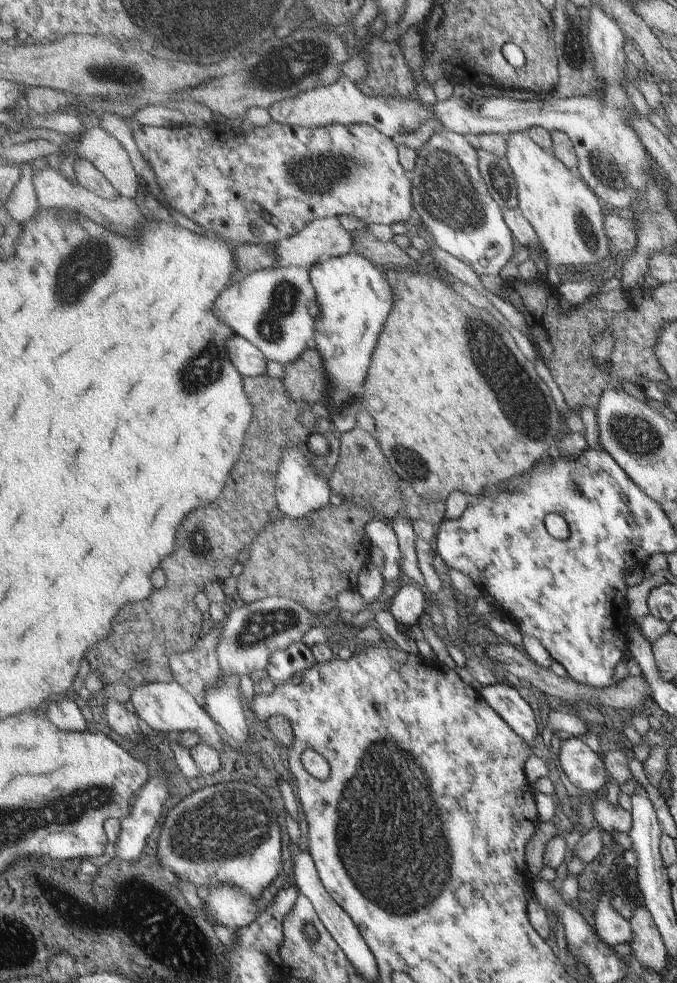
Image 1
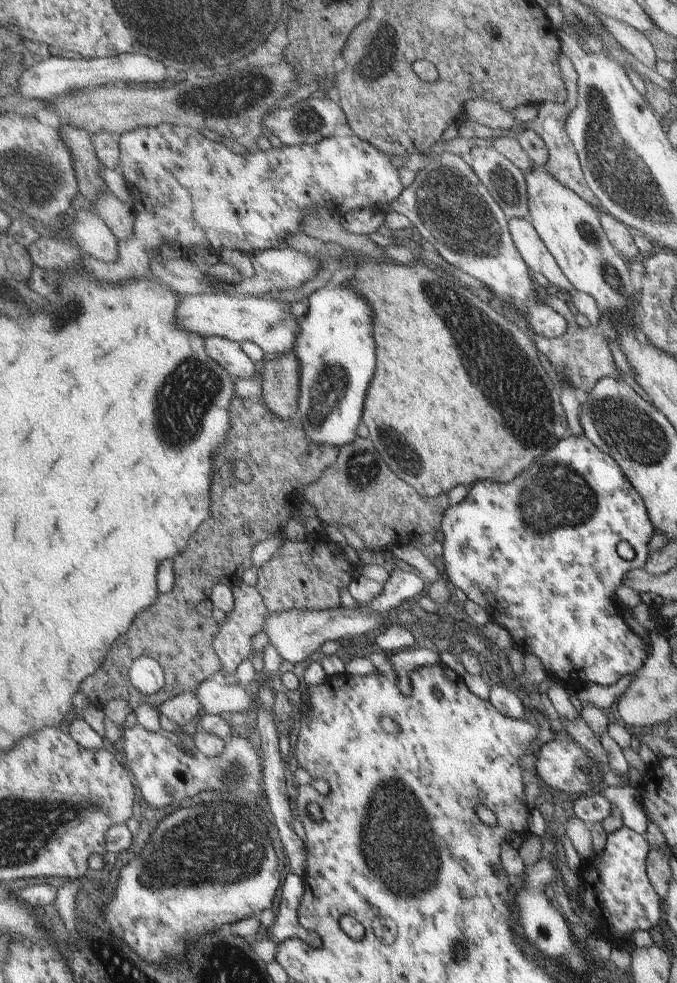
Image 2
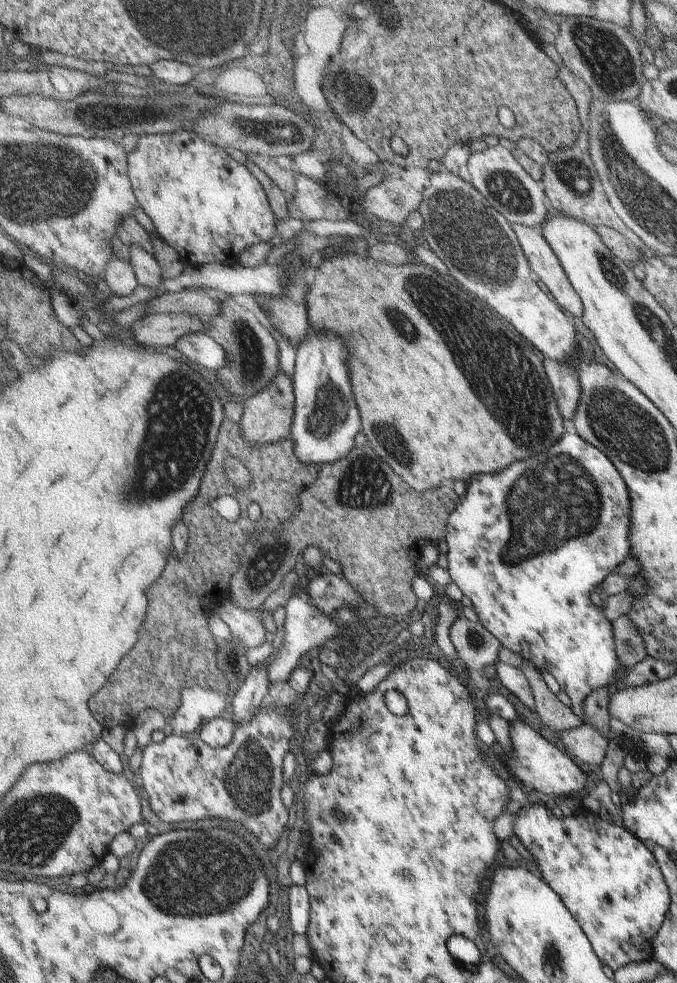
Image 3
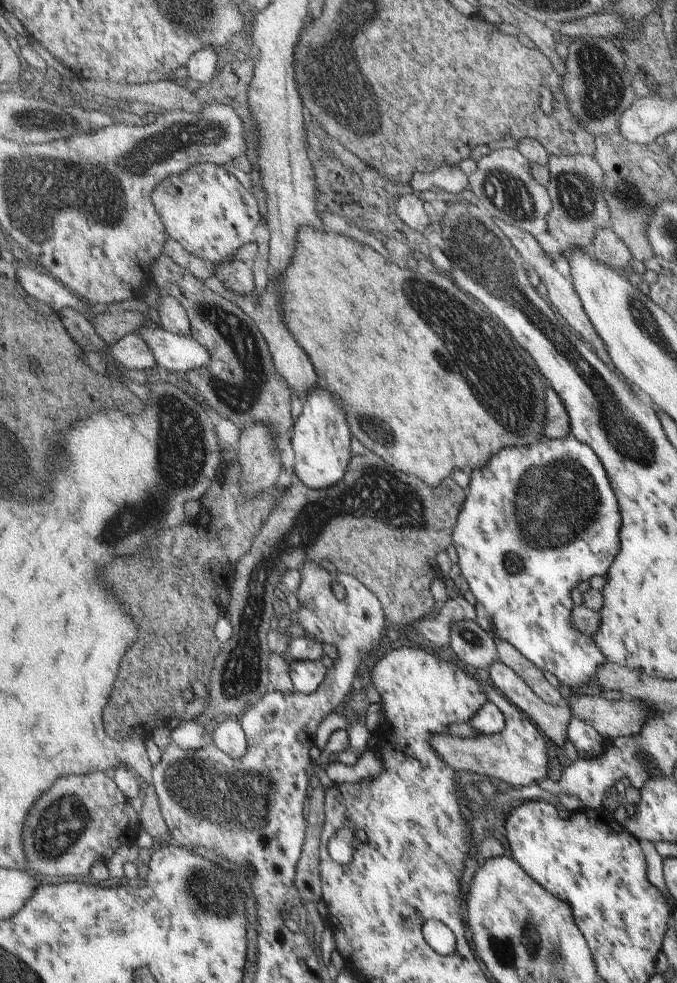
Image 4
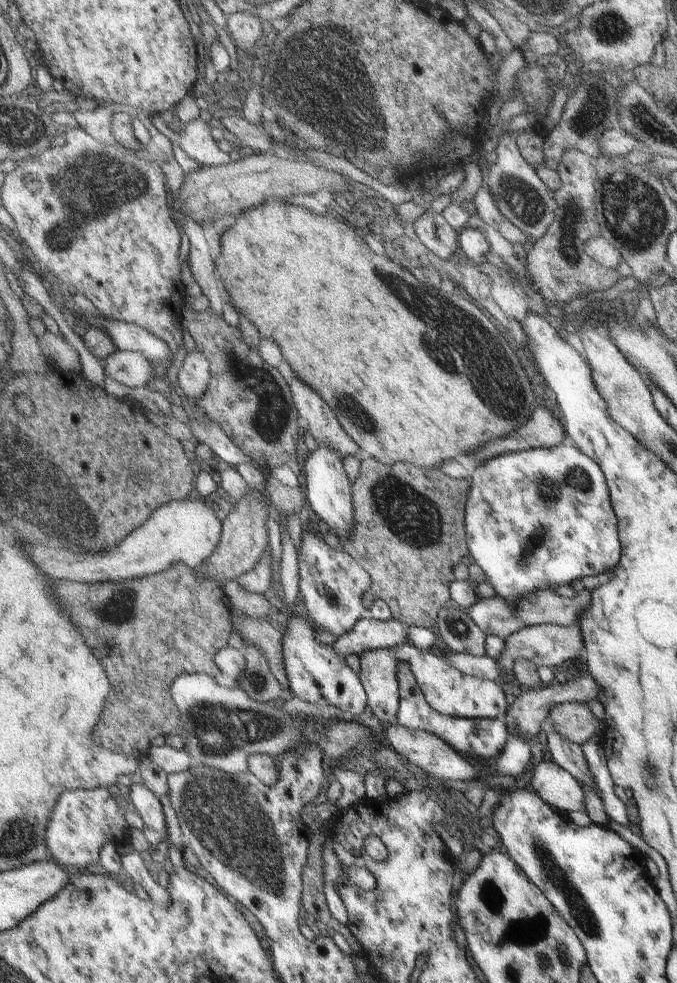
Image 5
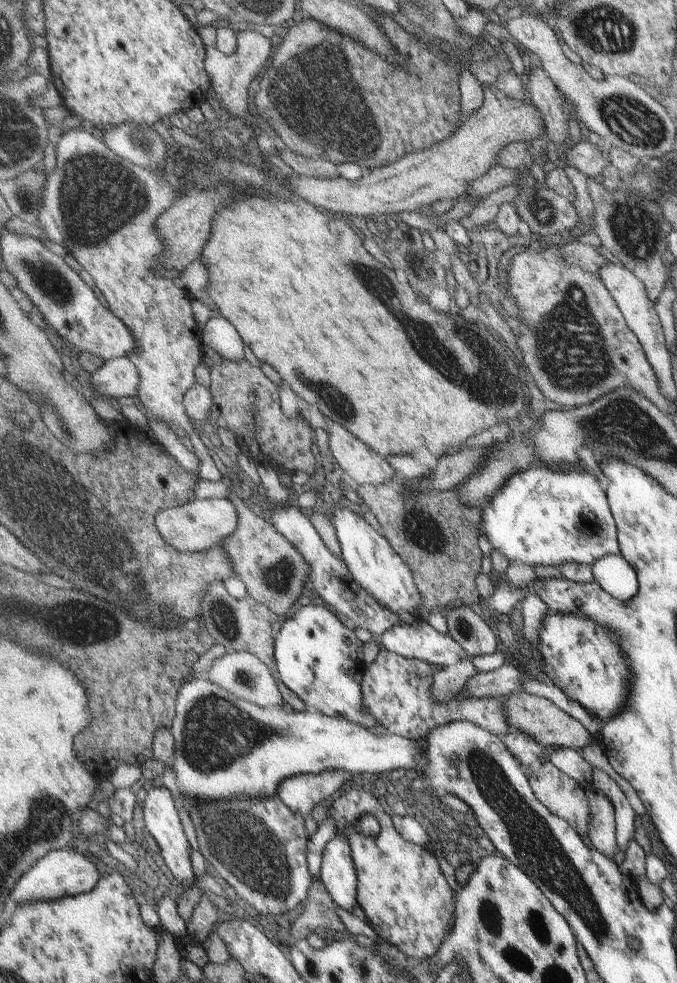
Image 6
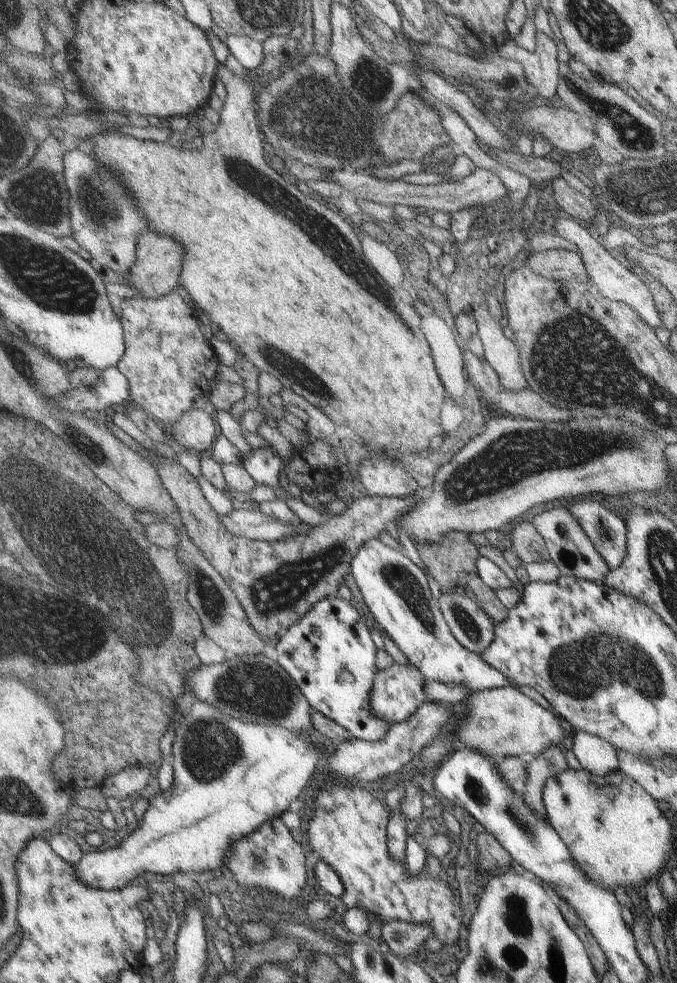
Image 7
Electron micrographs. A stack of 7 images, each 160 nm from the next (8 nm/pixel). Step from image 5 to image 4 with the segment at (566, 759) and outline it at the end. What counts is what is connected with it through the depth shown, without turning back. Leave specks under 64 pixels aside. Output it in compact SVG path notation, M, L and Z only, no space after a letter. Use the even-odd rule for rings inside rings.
M498 660L494 666L491 666L484 675L490 679L497 688L515 705L518 706L539 728L548 734L548 739L554 742L556 746L564 749L564 742L566 742L568 724L572 718L572 710L570 710L570 702L563 699L558 706L546 704L544 700L534 692L534 688L524 680L514 668L508 666Z

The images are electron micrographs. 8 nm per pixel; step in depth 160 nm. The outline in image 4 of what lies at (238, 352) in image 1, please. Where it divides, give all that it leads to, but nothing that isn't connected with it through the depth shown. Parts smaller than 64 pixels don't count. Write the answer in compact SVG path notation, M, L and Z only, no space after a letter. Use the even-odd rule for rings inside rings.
M163 326L142 328L140 334L154 350L160 367L184 374L212 362L212 350L193 336L180 336Z

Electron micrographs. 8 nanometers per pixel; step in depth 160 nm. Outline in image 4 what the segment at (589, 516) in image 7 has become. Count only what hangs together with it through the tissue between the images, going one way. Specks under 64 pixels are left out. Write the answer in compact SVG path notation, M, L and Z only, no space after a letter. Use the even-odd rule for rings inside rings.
M571 433L569 436L560 439L545 439L528 448L510 448L504 450L504 454L498 454L492 464L488 466L490 470L480 470L474 474L468 494L467 506L464 506L464 513L460 516L460 522L456 524L456 542L453 546L458 556L458 564L461 575L465 578L469 590L476 600L476 610L478 610L478 624L488 630L493 636L504 638L512 642L527 658L530 658L546 674L556 676L560 683L570 688L581 688L591 680L599 677L600 669L607 663L607 658L600 651L593 636L586 636L578 632L570 620L572 612L572 598L570 592L572 588L582 582L590 580L596 576L605 576L610 572L612 562L620 552L620 510L618 510L618 500L610 484L610 478L606 478L604 466L596 452L587 443L580 442Z

